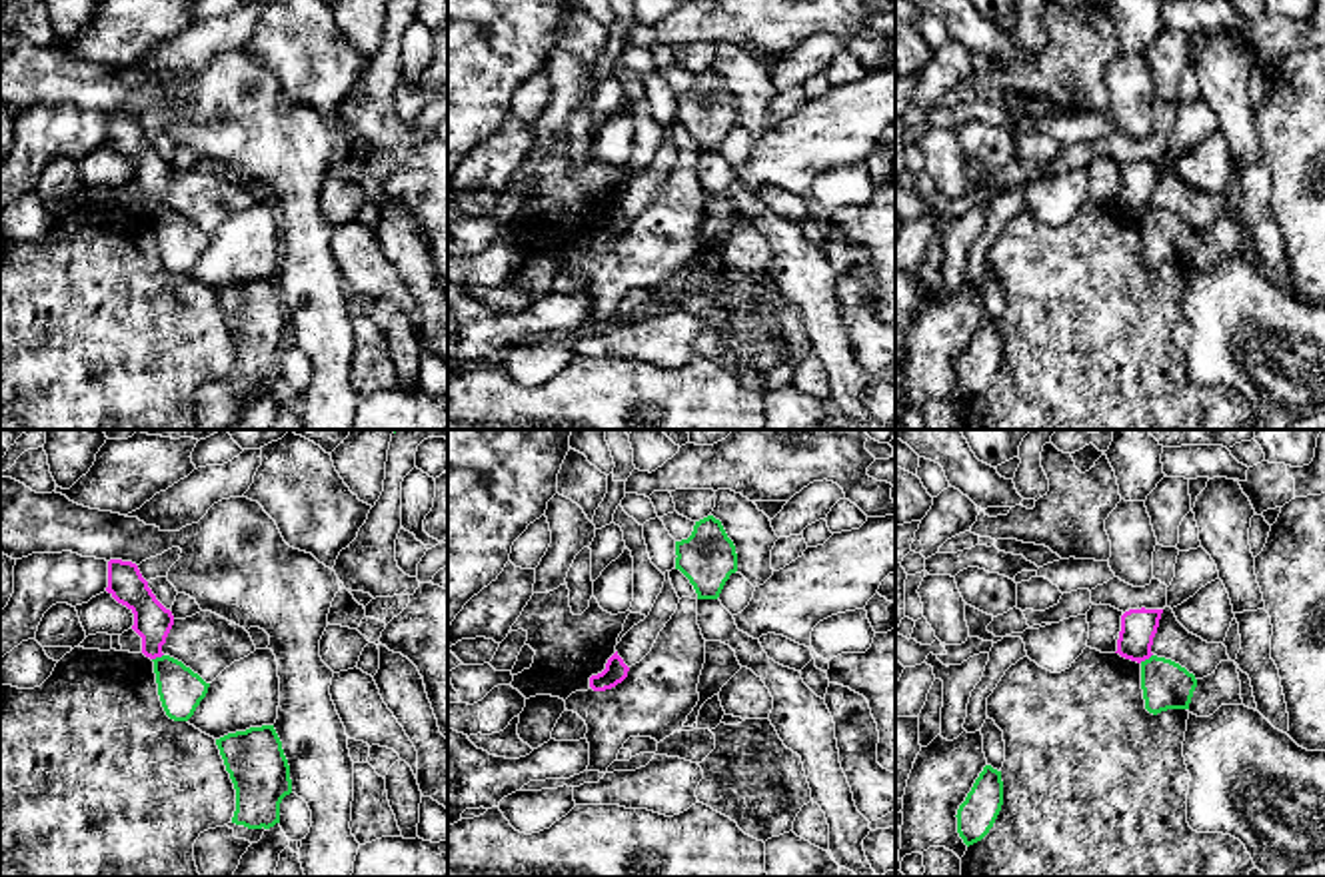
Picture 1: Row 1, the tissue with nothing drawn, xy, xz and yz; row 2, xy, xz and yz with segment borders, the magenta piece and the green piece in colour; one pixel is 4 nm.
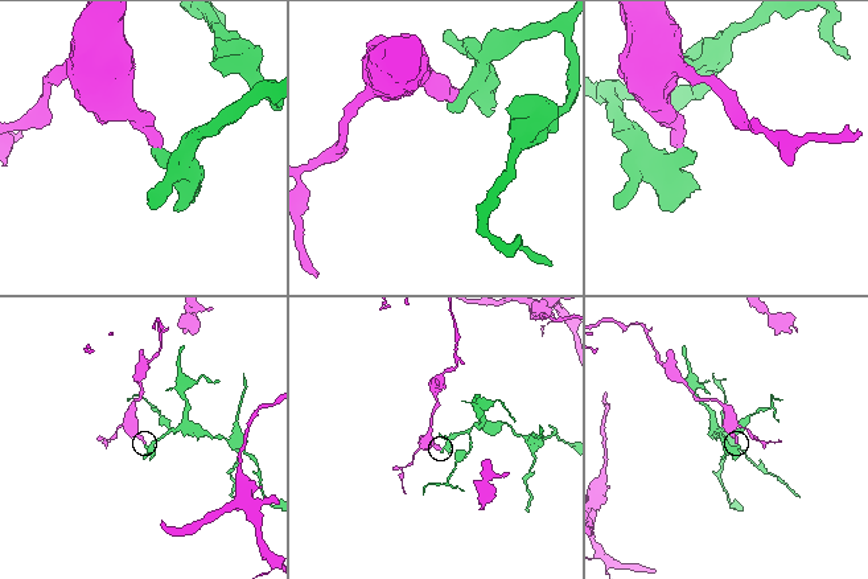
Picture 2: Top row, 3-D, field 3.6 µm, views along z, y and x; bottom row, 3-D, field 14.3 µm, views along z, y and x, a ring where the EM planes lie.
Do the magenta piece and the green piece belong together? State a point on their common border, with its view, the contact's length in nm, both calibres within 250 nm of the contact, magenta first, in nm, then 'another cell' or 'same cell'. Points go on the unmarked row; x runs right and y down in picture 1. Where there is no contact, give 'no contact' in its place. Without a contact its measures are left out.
yz (1146, 210) | 70 nm | 140/190 nm | another cell

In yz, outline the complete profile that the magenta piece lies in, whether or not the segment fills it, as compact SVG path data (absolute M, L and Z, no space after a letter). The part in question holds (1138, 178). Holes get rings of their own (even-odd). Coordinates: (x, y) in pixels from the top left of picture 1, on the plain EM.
M1145 160L1125 164L1115 206L1137 216L1149 212L1161 166L1163 162Z

